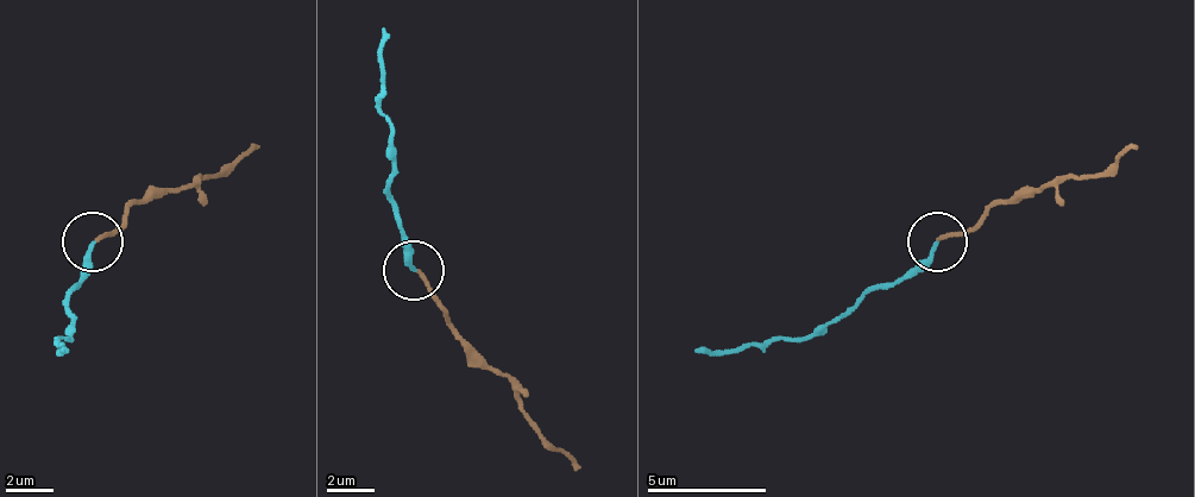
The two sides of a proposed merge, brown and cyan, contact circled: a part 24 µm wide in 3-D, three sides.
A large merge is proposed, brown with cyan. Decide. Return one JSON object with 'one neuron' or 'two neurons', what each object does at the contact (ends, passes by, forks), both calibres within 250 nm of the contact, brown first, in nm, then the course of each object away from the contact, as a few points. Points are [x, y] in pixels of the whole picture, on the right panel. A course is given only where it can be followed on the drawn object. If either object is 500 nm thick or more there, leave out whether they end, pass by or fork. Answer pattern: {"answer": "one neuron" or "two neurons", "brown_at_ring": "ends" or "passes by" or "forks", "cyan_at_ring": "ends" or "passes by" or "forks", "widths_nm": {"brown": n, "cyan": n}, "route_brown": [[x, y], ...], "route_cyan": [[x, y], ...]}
{"answer": "two neurons", "brown_at_ring": "ends", "cyan_at_ring": "ends", "widths_nm": {"brown": 150, "cyan": 200}, "route_brown": [[936, 240], [966, 234], [1007, 199], [1086, 181], [1133, 145]], "route_cyan": [[936, 240], [894, 282], [876, 282], [810, 335], [697, 353]]}

